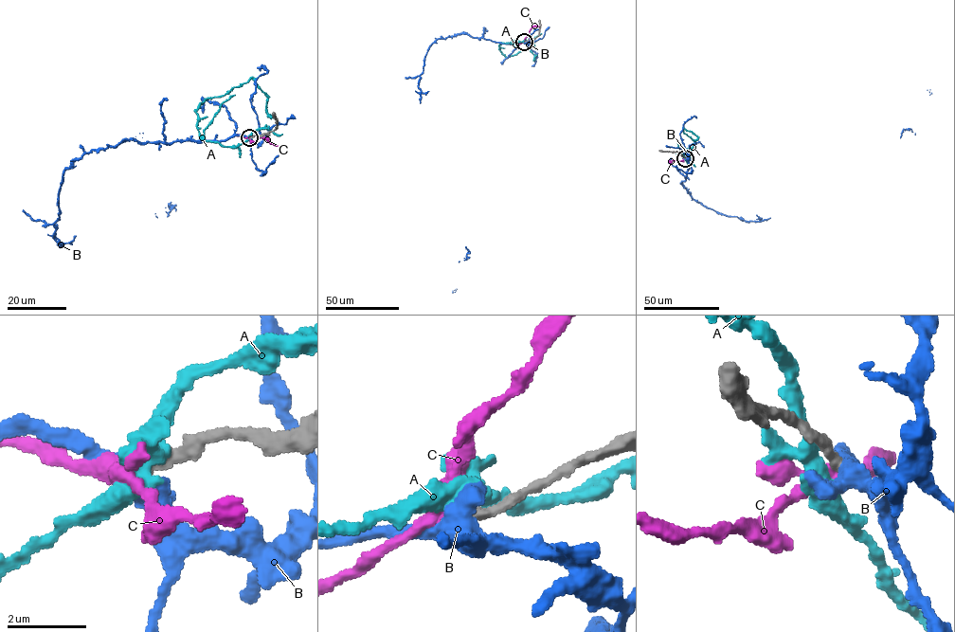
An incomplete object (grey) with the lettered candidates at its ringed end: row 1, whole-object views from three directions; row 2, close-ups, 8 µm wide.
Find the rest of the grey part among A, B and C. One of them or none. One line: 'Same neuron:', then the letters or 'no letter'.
Same neuron: C

